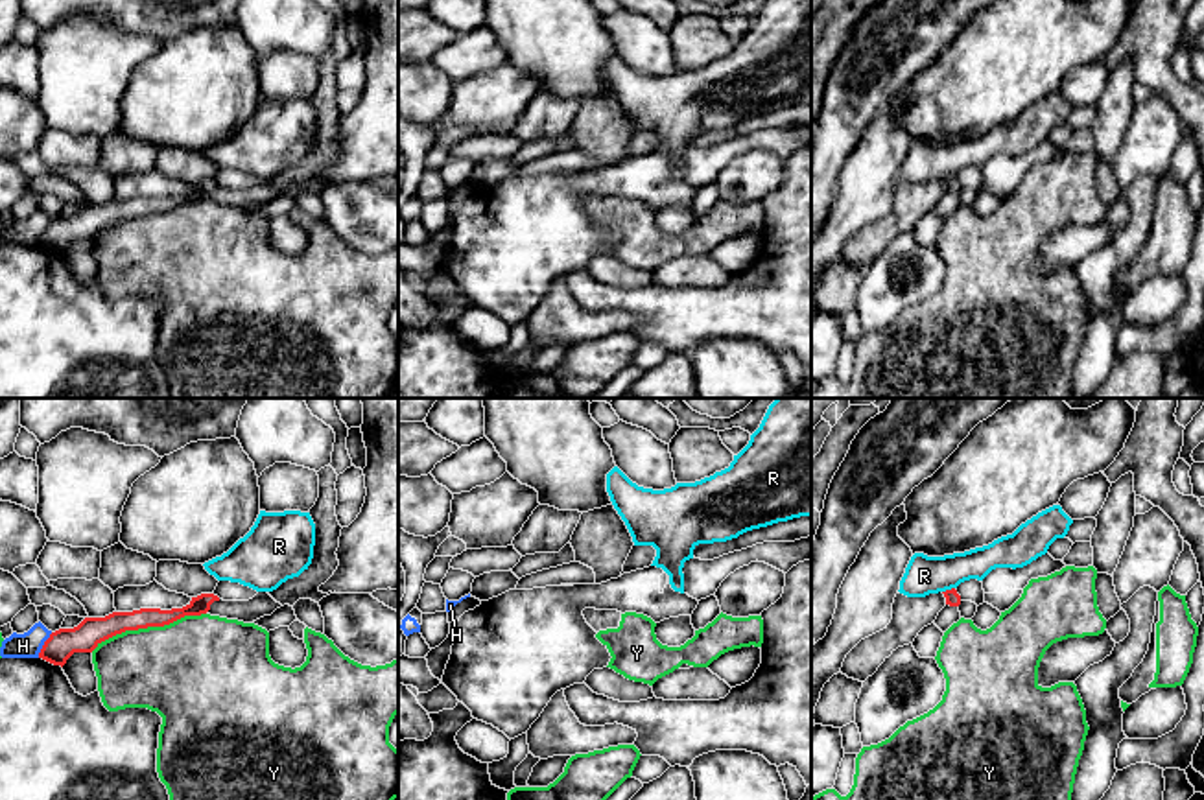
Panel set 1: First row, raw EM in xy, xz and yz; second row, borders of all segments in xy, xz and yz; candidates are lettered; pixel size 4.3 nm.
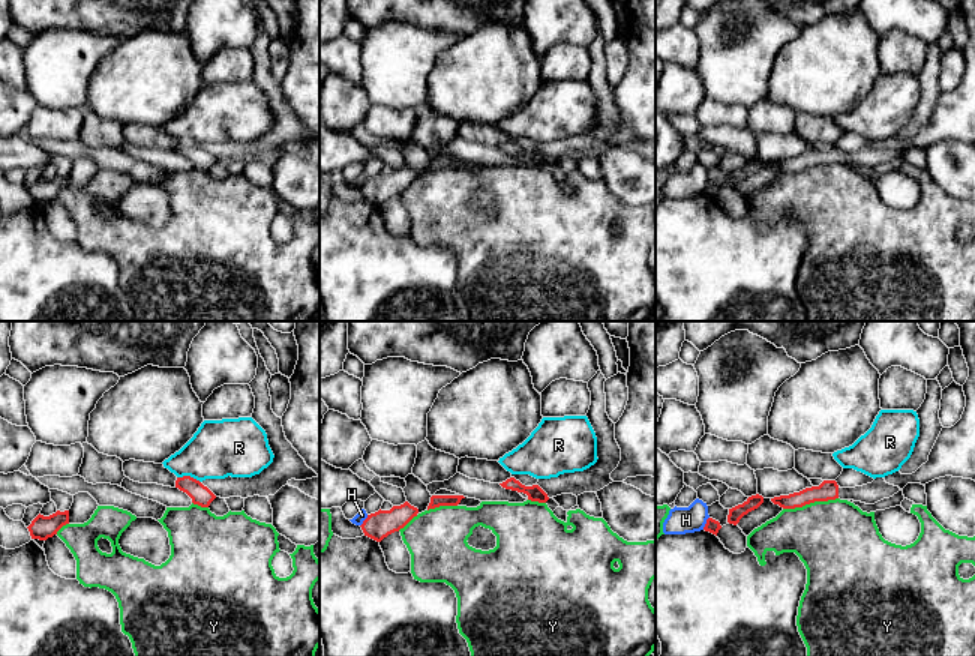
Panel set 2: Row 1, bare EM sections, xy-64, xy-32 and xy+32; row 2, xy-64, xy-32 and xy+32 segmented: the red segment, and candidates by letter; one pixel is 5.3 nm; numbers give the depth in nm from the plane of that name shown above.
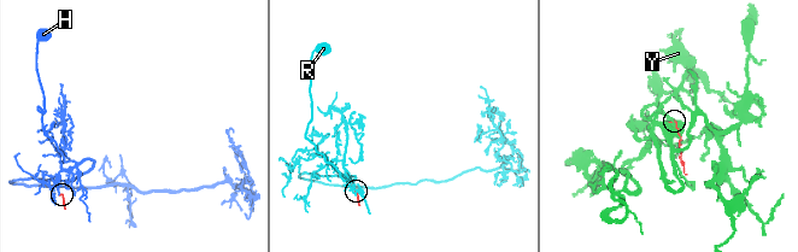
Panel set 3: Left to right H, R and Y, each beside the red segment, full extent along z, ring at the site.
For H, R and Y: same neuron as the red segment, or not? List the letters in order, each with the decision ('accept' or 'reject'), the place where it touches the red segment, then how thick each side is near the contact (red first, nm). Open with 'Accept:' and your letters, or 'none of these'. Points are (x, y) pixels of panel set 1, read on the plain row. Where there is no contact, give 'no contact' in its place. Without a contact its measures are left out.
Accept: none of these
H: reject | xy (43, 233) | 130/110 nm
R: reject | yz (948, 177) | 60/170 nm
Y: reject | xy (148, 212) | 120/420 nm

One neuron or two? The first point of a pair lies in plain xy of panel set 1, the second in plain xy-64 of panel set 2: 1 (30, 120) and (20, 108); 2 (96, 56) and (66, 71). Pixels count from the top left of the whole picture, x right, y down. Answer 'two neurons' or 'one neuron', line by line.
1: one neuron
2: one neuron

